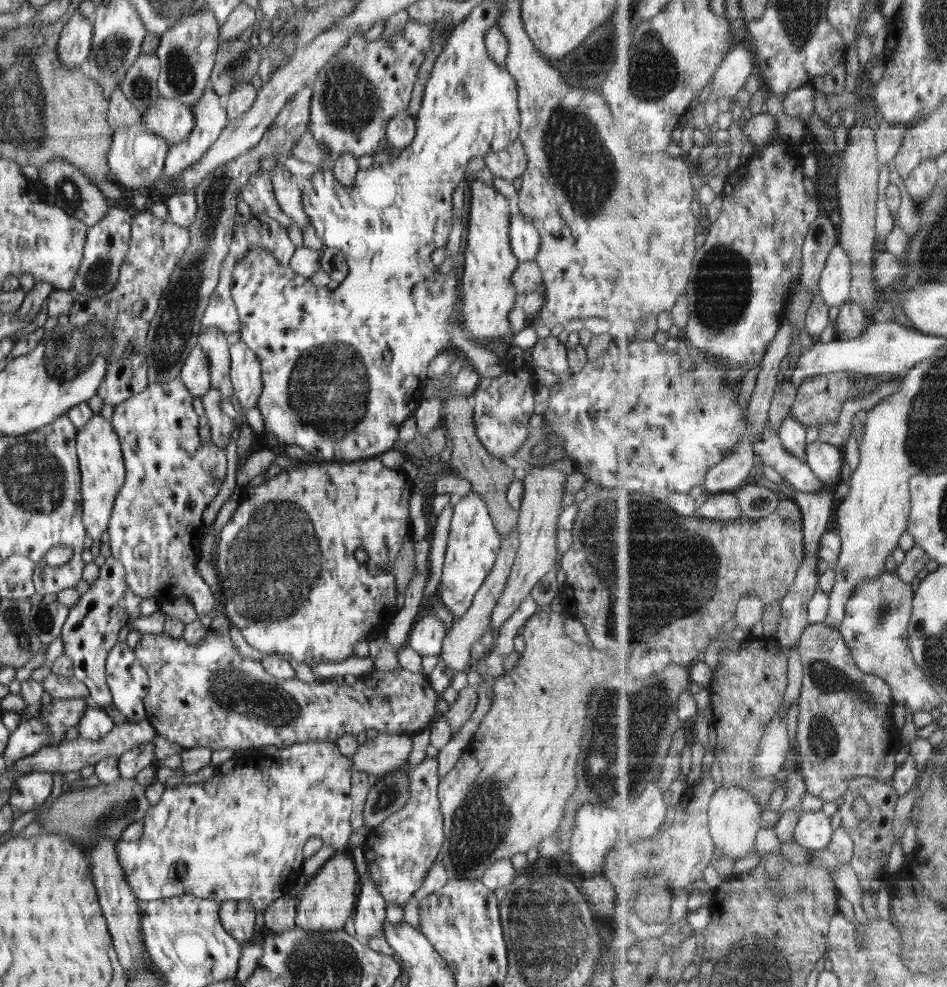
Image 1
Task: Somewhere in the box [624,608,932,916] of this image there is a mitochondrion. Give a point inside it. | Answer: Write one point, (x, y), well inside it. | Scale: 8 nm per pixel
(824, 679)

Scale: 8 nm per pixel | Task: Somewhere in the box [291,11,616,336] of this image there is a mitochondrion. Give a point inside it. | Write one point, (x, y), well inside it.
(348, 102)

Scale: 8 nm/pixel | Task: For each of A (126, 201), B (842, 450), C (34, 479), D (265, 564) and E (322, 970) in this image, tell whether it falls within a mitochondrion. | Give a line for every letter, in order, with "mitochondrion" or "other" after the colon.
A: other
B: other
C: mitochondrion
D: mitochondrion
E: mitochondrion

